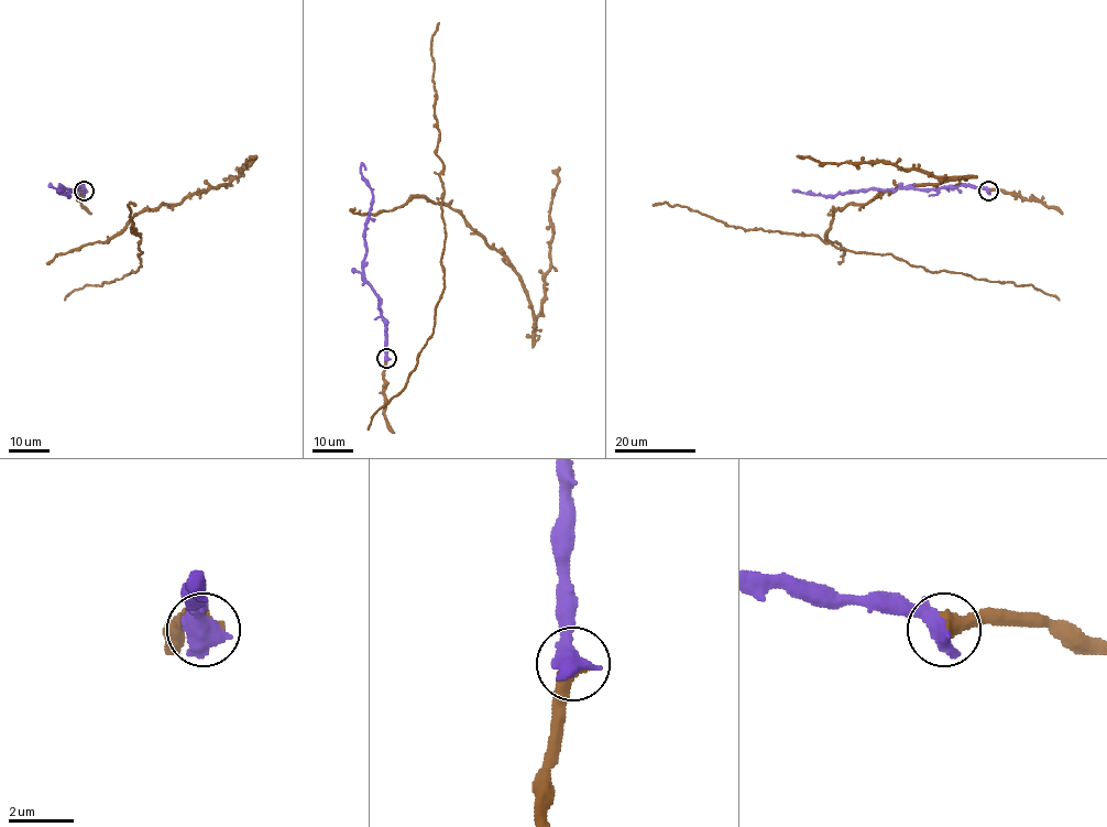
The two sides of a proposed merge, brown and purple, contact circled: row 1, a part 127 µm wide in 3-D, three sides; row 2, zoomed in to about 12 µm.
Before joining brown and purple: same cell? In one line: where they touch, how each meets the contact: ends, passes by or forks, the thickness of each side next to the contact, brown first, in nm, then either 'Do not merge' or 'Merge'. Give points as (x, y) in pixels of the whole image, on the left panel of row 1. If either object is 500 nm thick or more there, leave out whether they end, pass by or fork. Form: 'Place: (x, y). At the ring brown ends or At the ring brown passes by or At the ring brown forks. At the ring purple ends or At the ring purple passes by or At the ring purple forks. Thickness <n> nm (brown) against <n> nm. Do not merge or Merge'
Place: (84, 191). Thickness 480 nm (brown) against 700 nm. Merge

